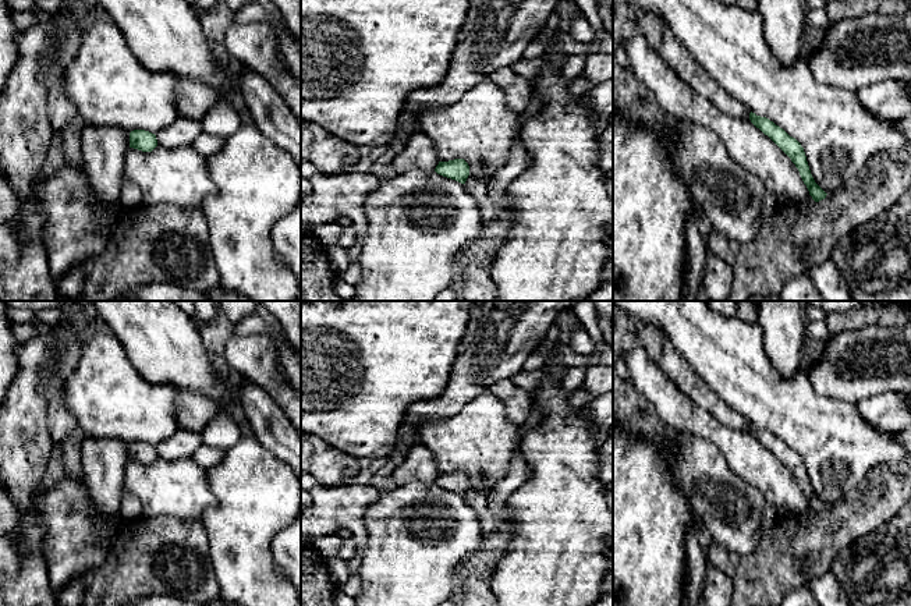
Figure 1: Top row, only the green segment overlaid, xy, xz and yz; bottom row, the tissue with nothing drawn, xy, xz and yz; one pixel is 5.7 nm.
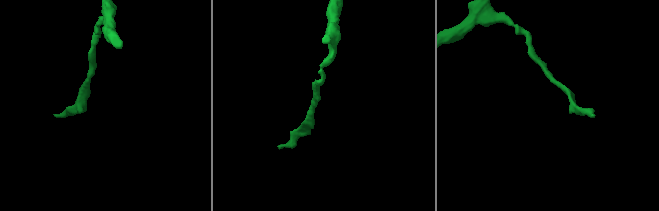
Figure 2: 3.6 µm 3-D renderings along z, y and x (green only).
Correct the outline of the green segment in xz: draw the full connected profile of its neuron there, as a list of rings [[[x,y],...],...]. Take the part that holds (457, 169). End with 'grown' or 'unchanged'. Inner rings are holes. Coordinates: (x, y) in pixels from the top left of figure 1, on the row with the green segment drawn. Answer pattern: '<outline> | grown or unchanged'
[[[464,159],[439,162],[435,171],[443,177],[465,184],[469,176],[469,166]]] | unchanged

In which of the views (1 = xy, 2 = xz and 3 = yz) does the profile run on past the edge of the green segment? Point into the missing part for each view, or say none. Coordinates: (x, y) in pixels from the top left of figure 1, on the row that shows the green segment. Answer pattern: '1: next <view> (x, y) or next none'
1: next none
2: next none
3: next none

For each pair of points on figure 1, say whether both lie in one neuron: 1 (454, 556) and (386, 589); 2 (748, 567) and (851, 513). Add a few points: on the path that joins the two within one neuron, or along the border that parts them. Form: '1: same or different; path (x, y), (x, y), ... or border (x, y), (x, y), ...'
1: same; path (438, 556), (421, 556), (403, 574)
2: same; path (773, 567), (791, 553), (808, 549), (826, 534)

